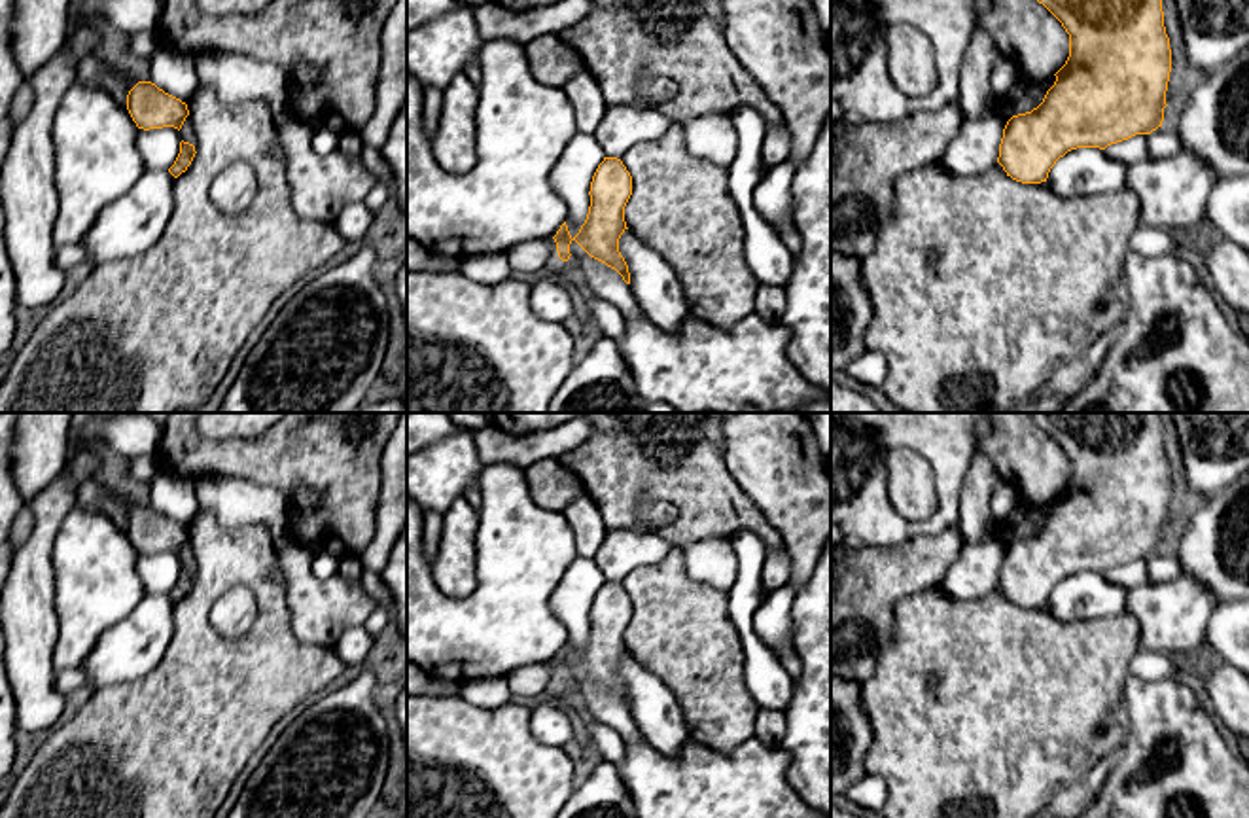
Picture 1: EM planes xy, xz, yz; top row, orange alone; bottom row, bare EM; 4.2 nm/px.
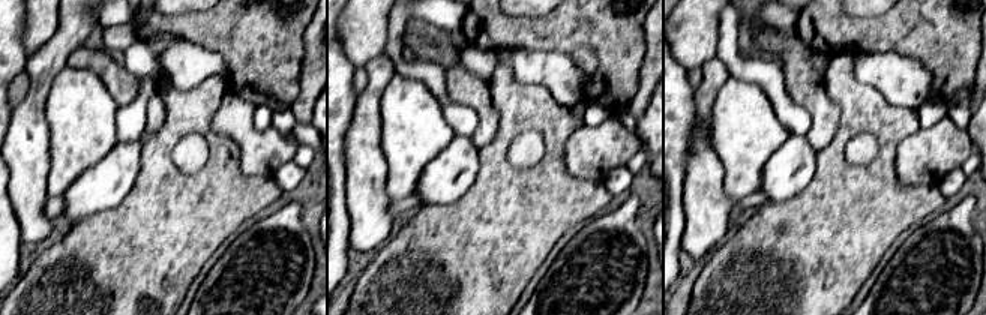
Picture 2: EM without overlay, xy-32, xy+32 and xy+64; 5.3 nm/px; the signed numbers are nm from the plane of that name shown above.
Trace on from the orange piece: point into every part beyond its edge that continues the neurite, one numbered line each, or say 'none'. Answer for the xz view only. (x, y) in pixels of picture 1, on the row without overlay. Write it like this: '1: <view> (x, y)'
1: xz (708, 561)

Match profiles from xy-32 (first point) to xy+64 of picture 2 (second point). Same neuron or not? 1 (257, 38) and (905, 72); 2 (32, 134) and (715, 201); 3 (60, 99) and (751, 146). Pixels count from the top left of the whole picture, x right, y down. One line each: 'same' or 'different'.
1: different
2: same
3: same

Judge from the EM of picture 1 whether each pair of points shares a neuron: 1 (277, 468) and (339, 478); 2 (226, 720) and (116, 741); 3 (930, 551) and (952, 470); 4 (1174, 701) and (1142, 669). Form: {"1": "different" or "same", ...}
{"1": "same", "2": "same", "3": "different", "4": "different"}

